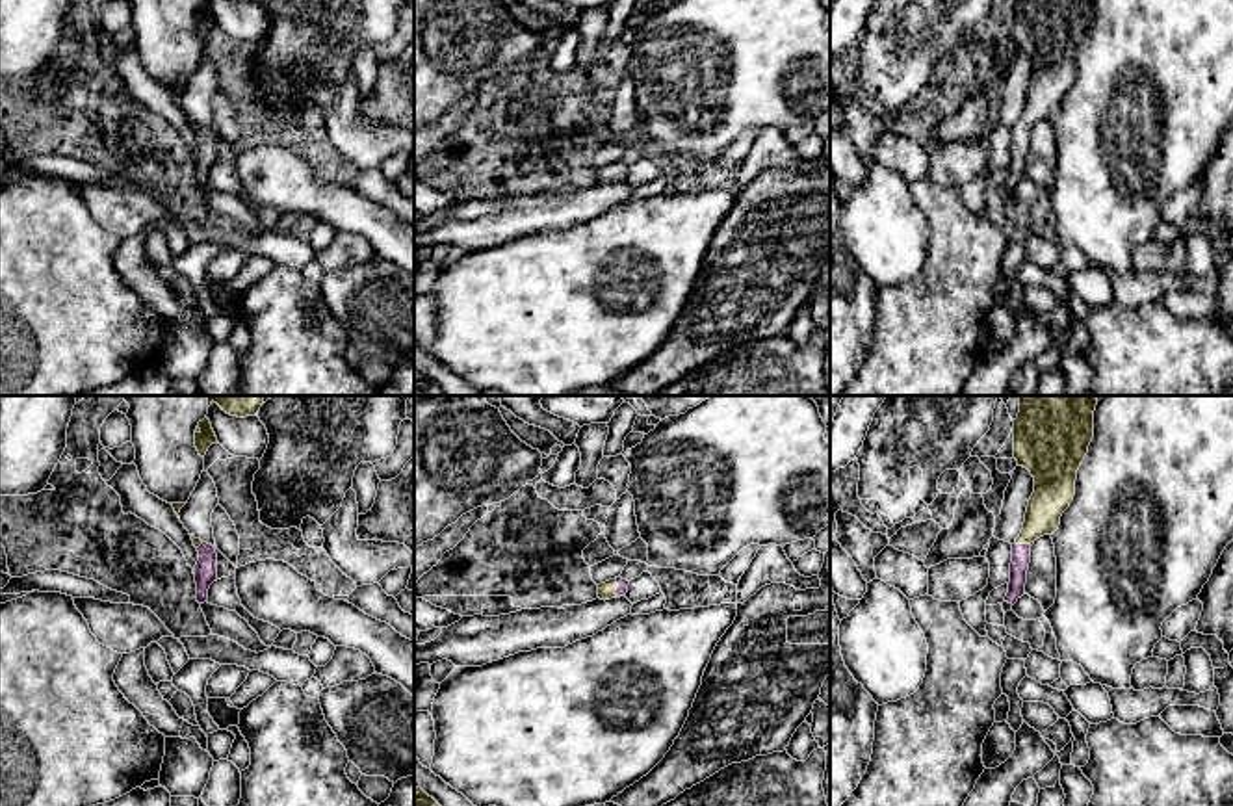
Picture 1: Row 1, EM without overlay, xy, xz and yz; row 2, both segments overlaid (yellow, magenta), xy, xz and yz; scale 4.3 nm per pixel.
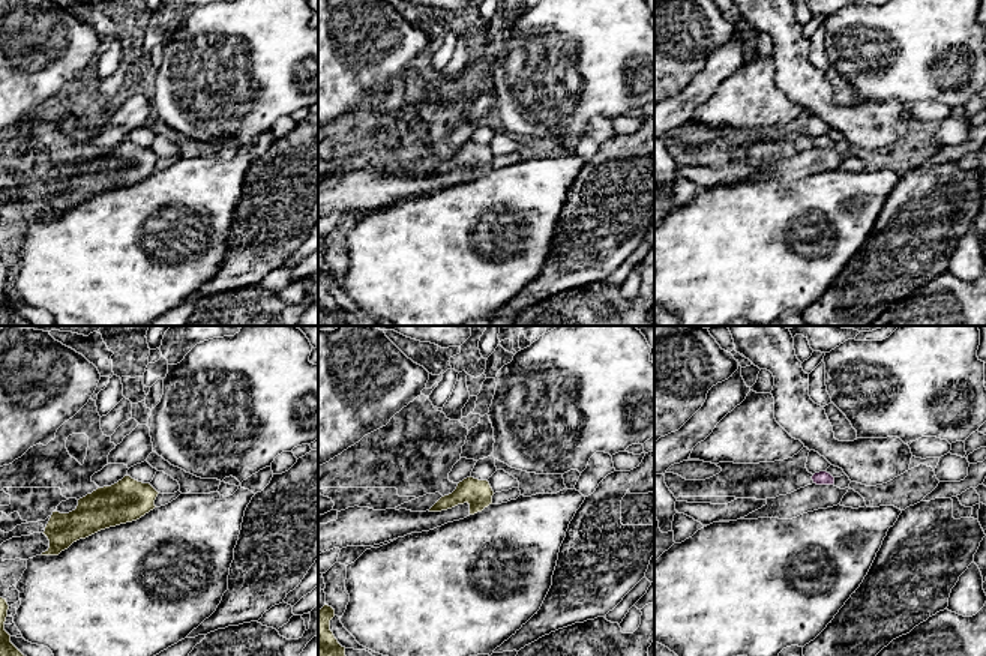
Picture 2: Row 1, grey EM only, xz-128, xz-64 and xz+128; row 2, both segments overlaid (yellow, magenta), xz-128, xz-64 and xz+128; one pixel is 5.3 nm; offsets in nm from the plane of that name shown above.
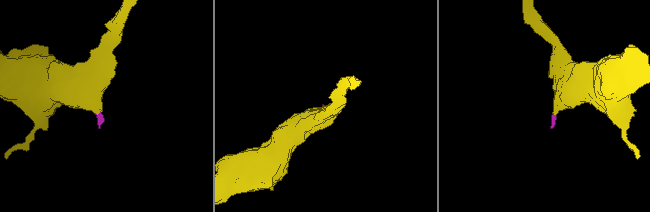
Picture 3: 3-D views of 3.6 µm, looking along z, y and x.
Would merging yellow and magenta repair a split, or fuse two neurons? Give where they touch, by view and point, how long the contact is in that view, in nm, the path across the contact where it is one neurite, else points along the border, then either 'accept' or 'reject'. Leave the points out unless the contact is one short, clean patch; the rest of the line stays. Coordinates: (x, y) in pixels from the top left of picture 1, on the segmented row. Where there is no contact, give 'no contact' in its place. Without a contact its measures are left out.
contact yz (1024, 543); length 80 nm; way yz (1051, 496), (1040, 520), (1024, 543), (1020, 552); accept

